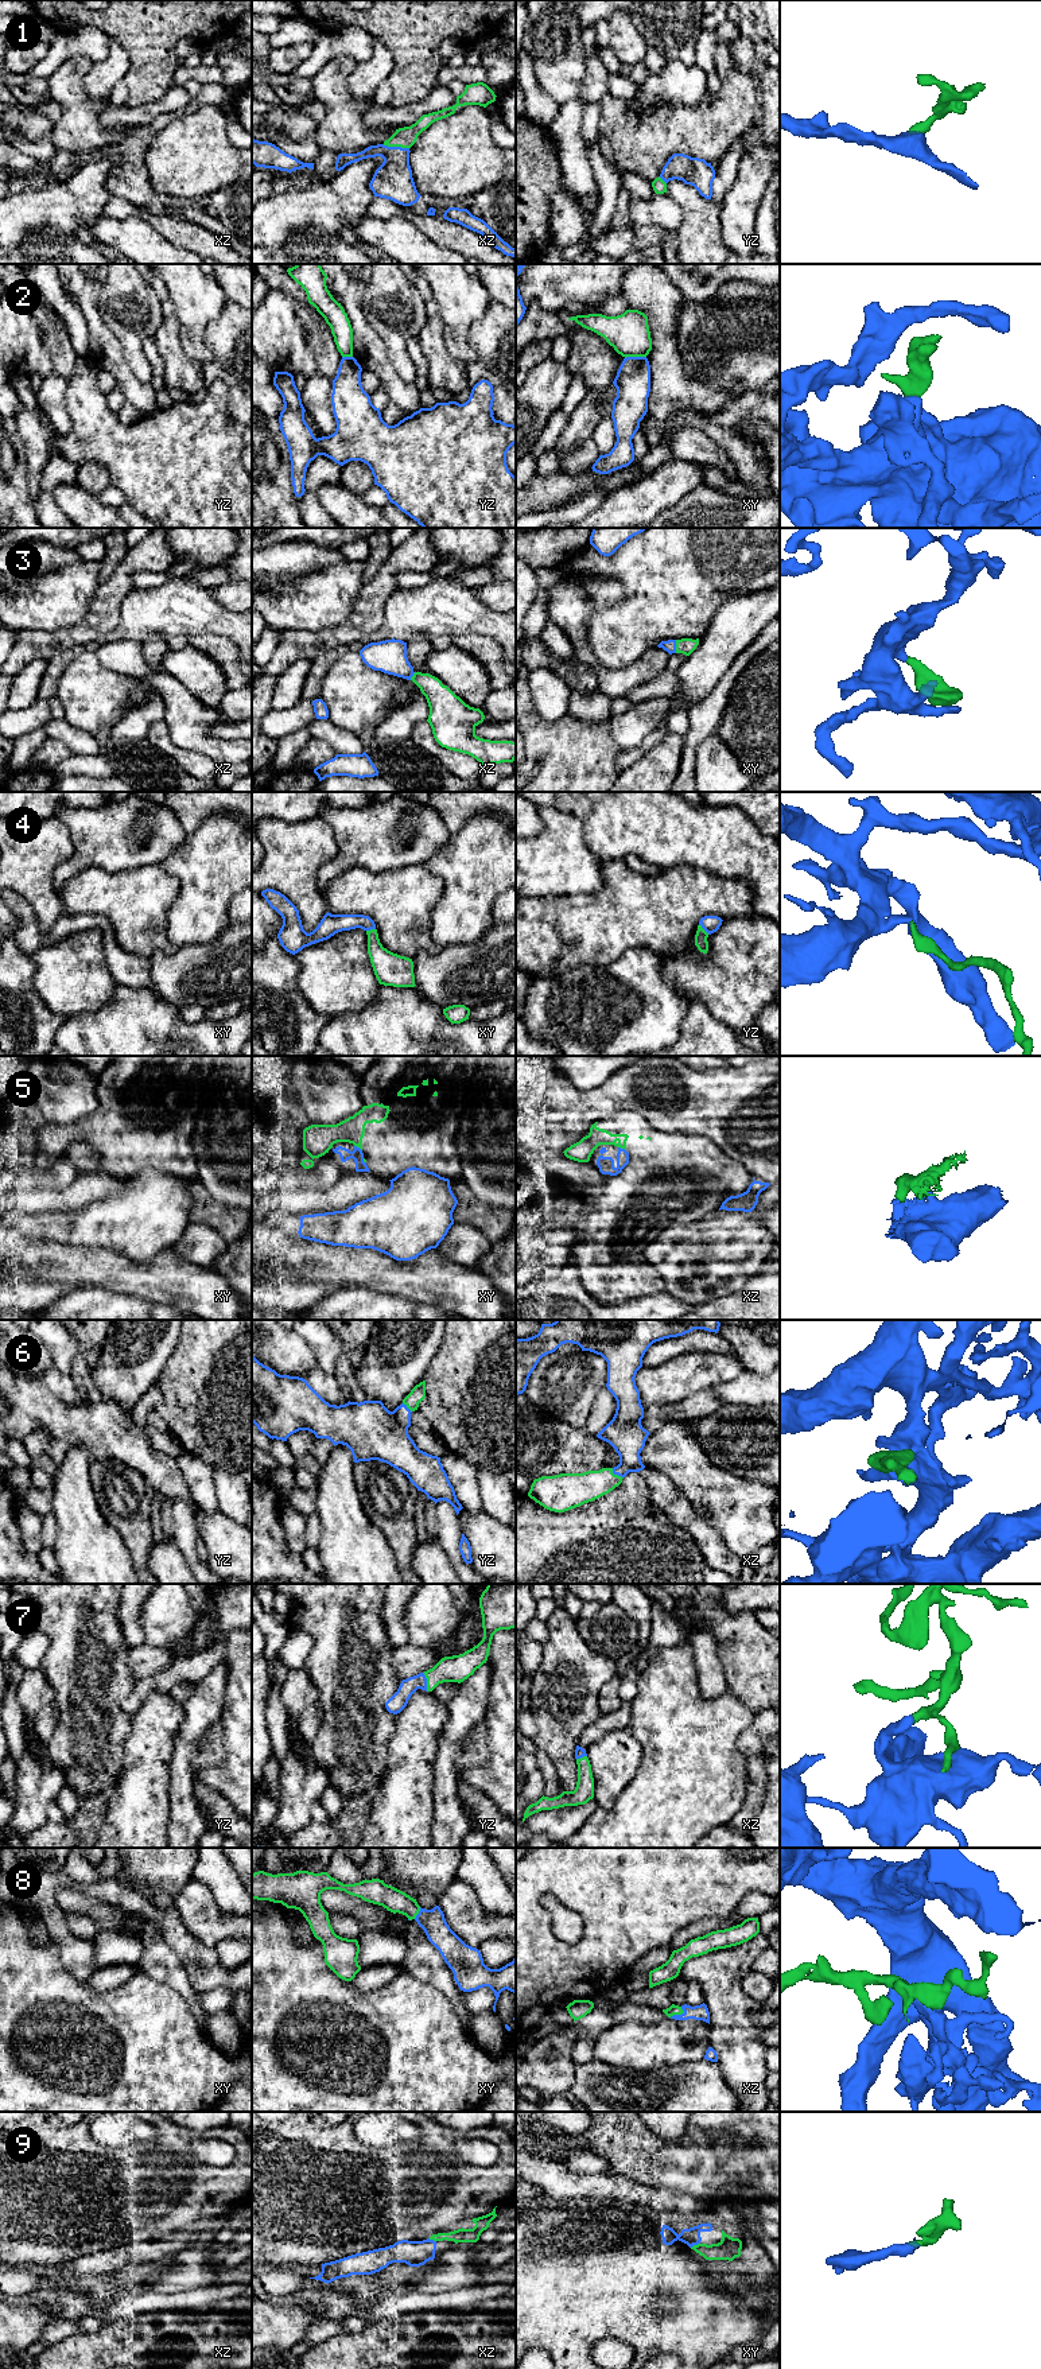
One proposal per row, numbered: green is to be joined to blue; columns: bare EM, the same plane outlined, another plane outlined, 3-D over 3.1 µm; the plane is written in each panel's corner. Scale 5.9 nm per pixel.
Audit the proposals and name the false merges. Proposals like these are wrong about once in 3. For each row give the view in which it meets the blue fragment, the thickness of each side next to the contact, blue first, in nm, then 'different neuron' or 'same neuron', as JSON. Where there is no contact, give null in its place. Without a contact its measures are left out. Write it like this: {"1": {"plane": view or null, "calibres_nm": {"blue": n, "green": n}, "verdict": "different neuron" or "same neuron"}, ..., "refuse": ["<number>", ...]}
{"1": {"plane": "xz", "calibres_nm": {"blue": 220, "green": 120}, "verdict": "same neuron"}, "2": {"plane": "xy", "calibres_nm": {"blue": 200, "green": 240}, "verdict": "different neuron"}, "3": {"plane": "xy", "calibres_nm": {"blue": 70, "green": 100}, "verdict": "same neuron"}, "4": {"plane": "yz", "calibres_nm": {"blue": 100, "green": 80}, "verdict": "same neuron"}, "5": {"plane": "xy", "calibres_nm": {"blue": 70, "green": 180}, "verdict": "different neuron"}, "6": {"plane": "xz", "calibres_nm": {"blue": 220, "green": 190}, "verdict": "same neuron"}, "7": {"plane": "yz", "calibres_nm": {"blue": 100, "green": 160}, "verdict": "same neuron"}, "8": {"plane": "xz", "calibres_nm": {"blue": 100, "green": 60}, "verdict": "same neuron"}, "9": {"plane": "xy", "calibres_nm": {"blue": 100, "green": 140}, "verdict": "same neuron"}, "refuse": ["2", "5"]}

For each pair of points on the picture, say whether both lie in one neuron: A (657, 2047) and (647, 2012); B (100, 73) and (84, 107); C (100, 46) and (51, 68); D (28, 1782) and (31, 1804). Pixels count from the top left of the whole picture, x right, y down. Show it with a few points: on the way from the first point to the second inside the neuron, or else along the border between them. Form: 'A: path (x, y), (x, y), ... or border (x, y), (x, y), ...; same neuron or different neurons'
A: border (669, 2018), (648, 2023), (621, 2022), (618, 2024); different neurons
B: border (94, 63), (85, 90), (107, 101); different neurons
C: path (86, 46), (69, 46), (61, 54); same neuron
D: path (31, 1787), (31, 1798); same neuron

